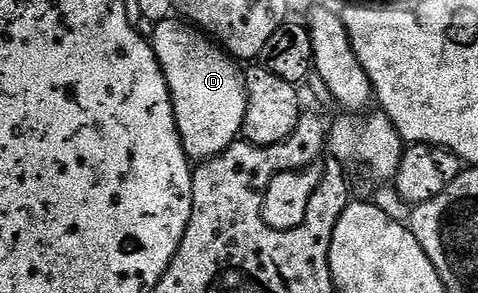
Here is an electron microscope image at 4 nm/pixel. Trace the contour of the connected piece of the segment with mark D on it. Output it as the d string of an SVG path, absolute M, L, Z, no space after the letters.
M181 18L159 21L153 29L150 48L155 51L172 96L184 154L196 163L217 157L237 141L244 127L248 92L241 66L207 34Z

